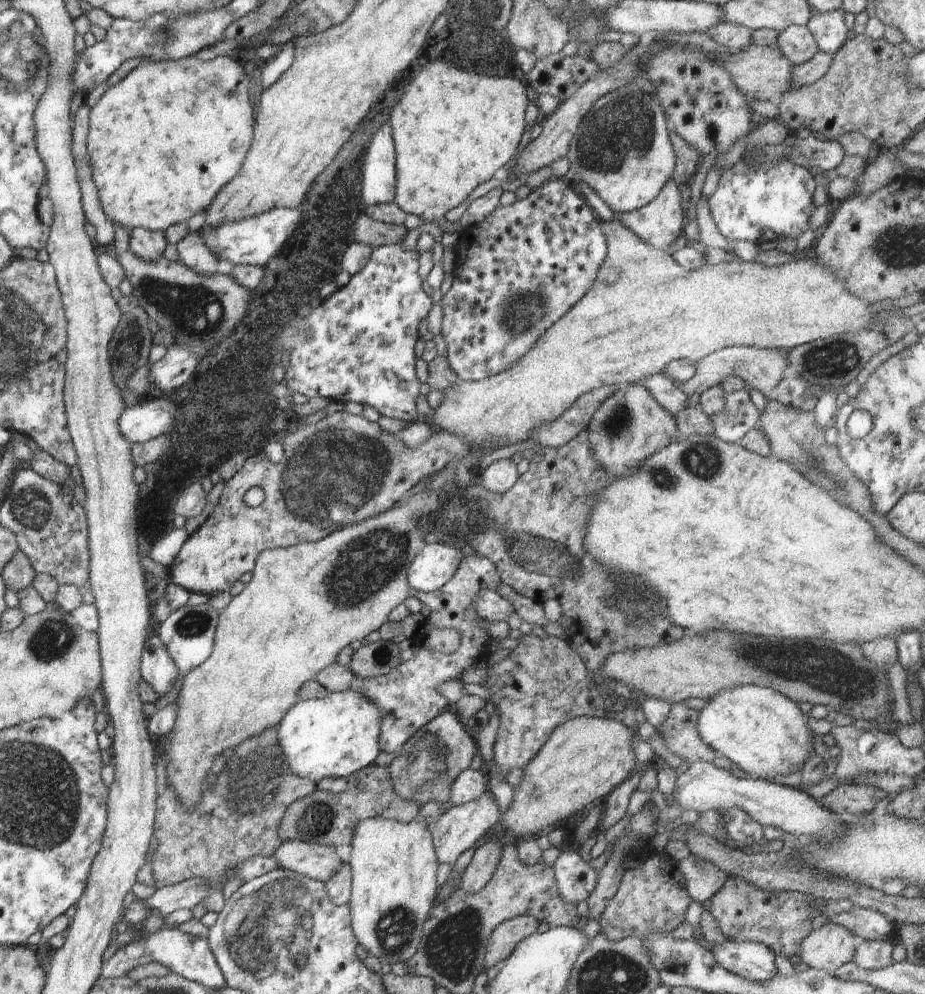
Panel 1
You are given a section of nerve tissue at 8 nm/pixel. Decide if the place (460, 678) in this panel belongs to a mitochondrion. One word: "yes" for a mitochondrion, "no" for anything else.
no

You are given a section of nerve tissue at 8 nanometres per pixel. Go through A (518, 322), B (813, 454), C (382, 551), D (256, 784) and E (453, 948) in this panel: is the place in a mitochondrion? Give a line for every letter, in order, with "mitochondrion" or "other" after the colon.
A: mitochondrion
B: mitochondrion
C: mitochondrion
D: mitochondrion
E: mitochondrion

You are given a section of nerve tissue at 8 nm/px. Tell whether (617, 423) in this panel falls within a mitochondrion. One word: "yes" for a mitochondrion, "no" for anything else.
yes

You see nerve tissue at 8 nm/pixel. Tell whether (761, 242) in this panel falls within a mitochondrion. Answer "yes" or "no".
no

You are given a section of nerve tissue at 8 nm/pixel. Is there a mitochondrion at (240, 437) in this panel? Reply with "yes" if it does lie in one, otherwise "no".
yes

